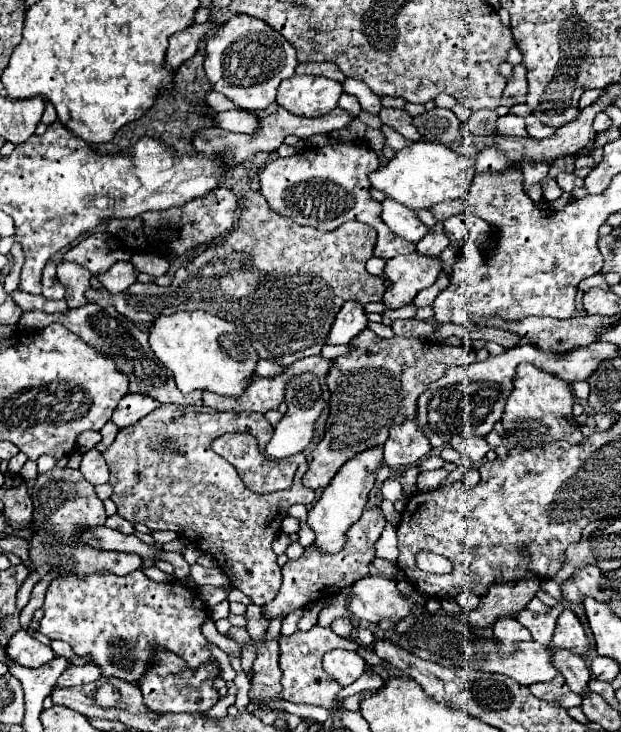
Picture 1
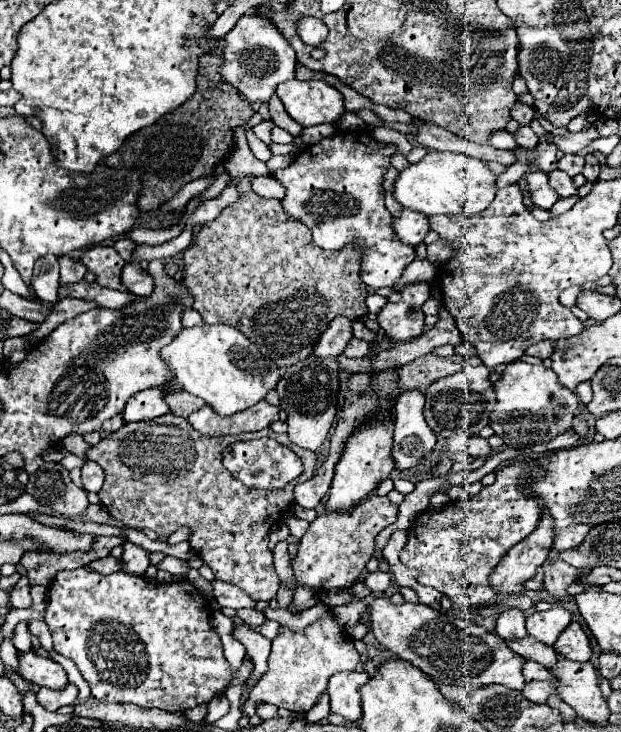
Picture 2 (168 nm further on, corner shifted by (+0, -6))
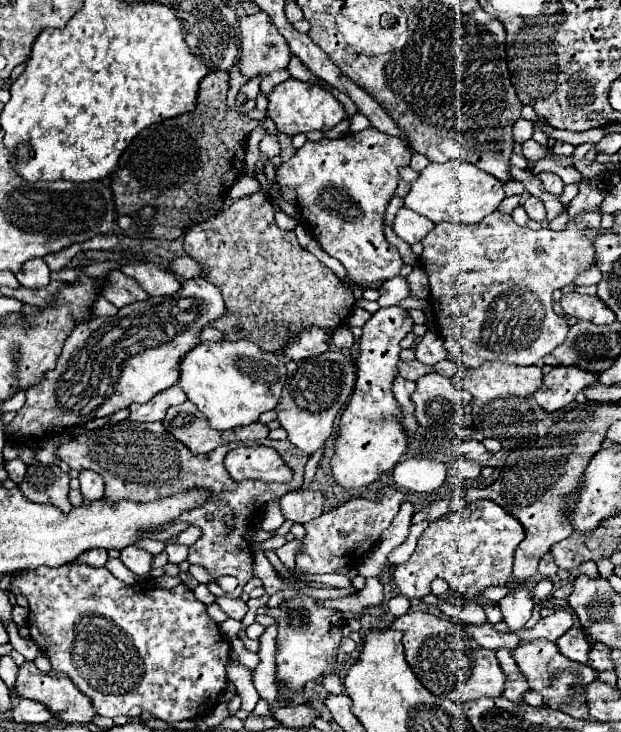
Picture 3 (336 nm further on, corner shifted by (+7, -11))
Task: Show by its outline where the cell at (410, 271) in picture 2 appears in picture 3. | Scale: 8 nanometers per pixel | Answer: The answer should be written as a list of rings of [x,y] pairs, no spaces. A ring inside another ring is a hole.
[[[392,277],[384,283],[384,287],[380,287],[378,305],[380,307],[392,307],[392,305],[398,305],[408,295],[410,295],[410,285],[408,285],[406,277]]]

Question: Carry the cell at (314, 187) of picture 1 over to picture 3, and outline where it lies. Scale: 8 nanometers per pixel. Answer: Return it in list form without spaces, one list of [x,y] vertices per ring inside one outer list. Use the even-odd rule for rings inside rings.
[[[370,127],[360,133],[348,133],[340,139],[320,139],[306,141],[294,157],[282,163],[276,171],[276,181],[282,187],[290,187],[296,191],[296,205],[302,207],[302,221],[318,239],[320,247],[336,257],[348,271],[348,277],[358,285],[374,285],[386,279],[400,275],[402,257],[394,245],[390,245],[382,233],[382,219],[390,197],[398,185],[398,167],[410,163],[410,151],[406,141],[398,137],[390,137]]]

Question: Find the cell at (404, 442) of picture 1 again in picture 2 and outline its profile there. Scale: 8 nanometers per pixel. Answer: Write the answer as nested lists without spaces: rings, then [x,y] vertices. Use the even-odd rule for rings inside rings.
[[[405,390],[395,402],[395,448],[393,458],[399,470],[417,466],[435,446],[435,434],[423,416],[425,394],[421,390]]]

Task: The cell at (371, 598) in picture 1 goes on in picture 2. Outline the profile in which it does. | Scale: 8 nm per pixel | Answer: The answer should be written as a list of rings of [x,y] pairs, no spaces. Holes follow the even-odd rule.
[[[377,598],[371,604],[367,618],[379,644],[383,644],[395,656],[421,668],[423,674],[441,684],[471,688],[503,684],[511,690],[523,690],[525,682],[521,668],[525,660],[509,650],[497,634],[487,632],[475,622],[435,612],[427,604],[405,602],[395,606],[387,598]]]

